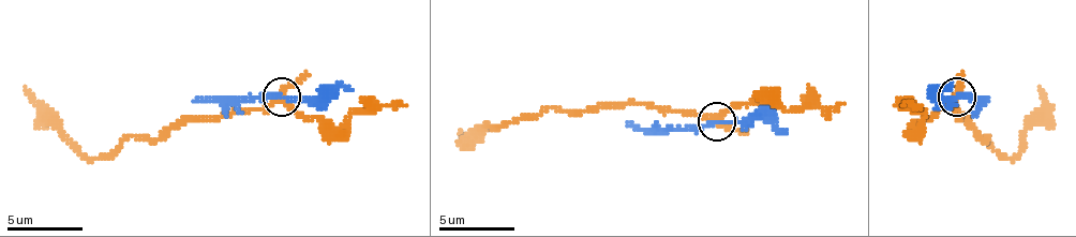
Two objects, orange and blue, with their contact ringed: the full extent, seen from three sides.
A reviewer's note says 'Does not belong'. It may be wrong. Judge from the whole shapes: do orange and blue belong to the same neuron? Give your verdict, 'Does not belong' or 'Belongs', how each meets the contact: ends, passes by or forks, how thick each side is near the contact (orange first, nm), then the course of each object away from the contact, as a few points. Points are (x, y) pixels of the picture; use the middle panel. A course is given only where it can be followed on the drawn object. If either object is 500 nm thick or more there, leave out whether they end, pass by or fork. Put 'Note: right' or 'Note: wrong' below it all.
Belongs. At the ring orange forks. At the ring blue passes by. Thickness 200 nm (orange) against 190 nm. Course of orange: (715, 122), (695, 110), (619, 103), (584, 110), (551, 107), (528, 118), (480, 126), (473, 137), (461, 130). Course of blue: (715, 122), (639, 130), (627, 122)
Note: wrong

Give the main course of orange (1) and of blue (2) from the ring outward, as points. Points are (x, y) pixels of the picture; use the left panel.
1: (281, 98), (259, 108), (184, 117), (158, 139), (123, 139), (108, 154), (85, 158), (25, 86)
2: (281, 98), (206, 98), (193, 101)

